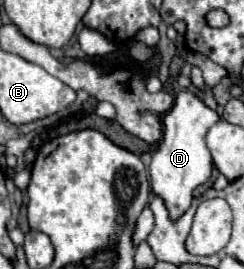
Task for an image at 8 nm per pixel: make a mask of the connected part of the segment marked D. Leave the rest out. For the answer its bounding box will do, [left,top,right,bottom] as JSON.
[148,89,220,219]

